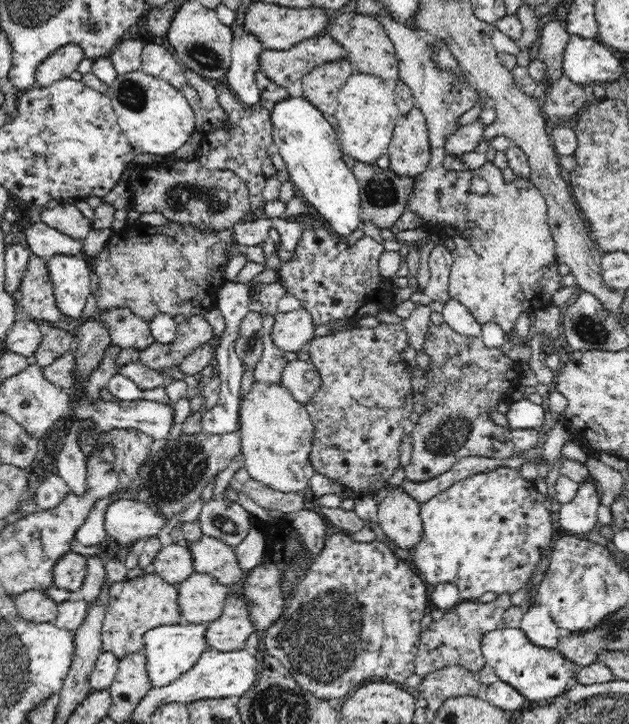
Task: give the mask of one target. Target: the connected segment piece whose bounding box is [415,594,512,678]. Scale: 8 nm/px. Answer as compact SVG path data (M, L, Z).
M508 594L498 595L492 603L477 603L462 601L460 604L447 610L444 617L438 622L432 622L421 633L418 650L415 656L415 673L425 677L431 672L450 665L462 665L473 673L478 672L486 665L481 646L482 638L491 631L505 628L504 614L510 603Z

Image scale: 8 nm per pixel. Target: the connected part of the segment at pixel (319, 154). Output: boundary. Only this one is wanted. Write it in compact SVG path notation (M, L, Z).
M292 97L276 104L274 111L271 113L271 122L273 125L274 144L276 144L280 155L286 162L286 173L291 178L291 182L296 184L300 194L306 198L308 206L316 209L316 213L320 215L321 220L324 220L324 224L328 223L334 234L347 239L360 228L360 224L363 224L363 210L360 202L360 185L356 175L343 160L344 155L339 148L337 132L325 120L323 113L304 98L295 99Z

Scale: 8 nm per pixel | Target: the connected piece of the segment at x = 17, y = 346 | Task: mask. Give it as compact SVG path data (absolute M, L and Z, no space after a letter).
M18 317L3 341L8 350L32 358L42 337L42 332L34 318Z

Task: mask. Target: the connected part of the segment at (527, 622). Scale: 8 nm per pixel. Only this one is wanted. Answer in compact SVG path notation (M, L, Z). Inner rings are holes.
M534 603L522 616L520 629L534 644L554 648L563 631L559 629L550 615L548 605Z

